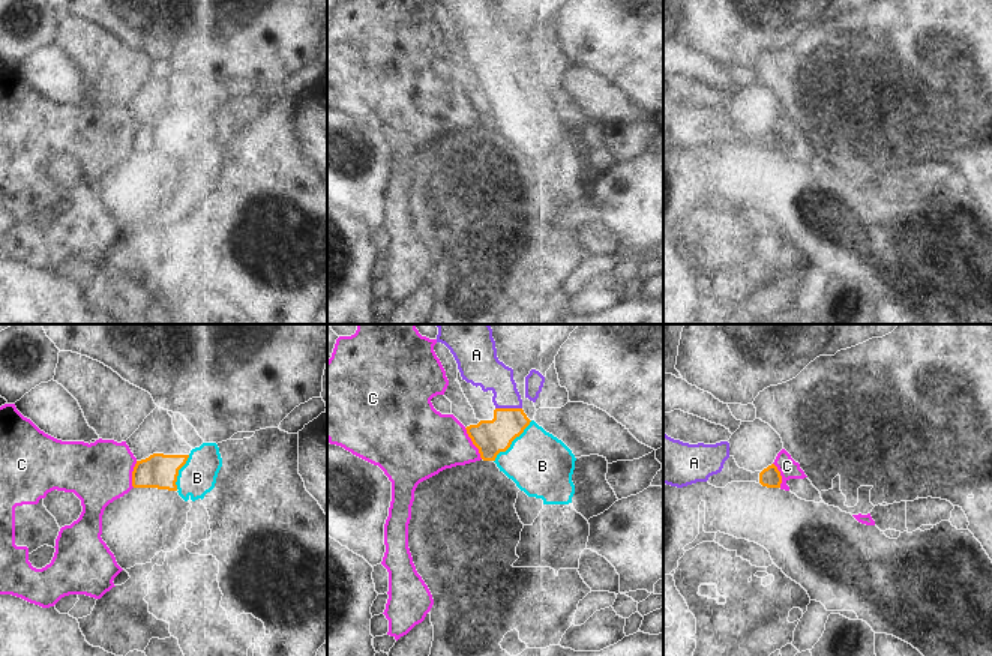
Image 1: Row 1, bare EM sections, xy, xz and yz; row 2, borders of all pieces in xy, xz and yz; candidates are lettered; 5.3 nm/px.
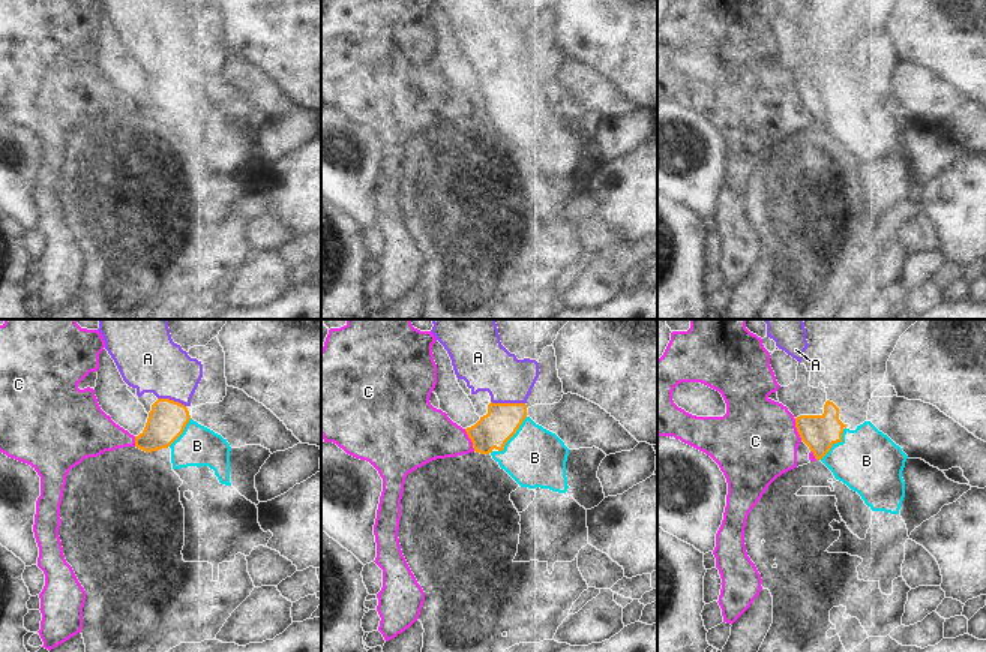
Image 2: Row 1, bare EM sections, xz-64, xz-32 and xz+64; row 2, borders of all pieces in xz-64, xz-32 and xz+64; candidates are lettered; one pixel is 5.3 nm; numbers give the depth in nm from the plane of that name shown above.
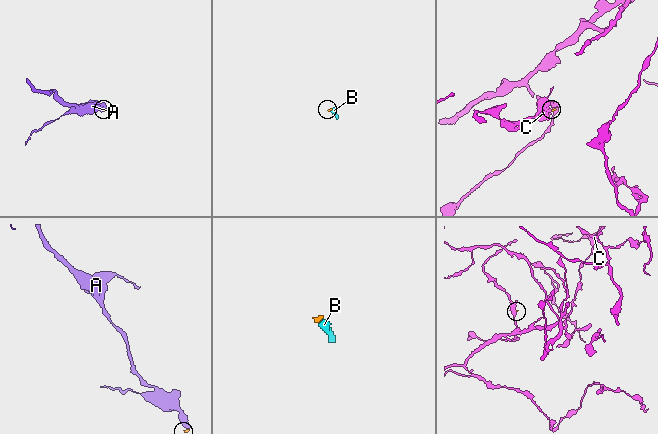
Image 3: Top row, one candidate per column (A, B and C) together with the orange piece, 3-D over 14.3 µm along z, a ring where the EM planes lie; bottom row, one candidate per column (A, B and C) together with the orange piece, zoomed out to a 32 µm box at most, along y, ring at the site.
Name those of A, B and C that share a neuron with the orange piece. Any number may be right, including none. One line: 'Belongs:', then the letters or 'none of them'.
Belongs: A, B

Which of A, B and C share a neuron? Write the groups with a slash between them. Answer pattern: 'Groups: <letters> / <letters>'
Groups: A B / C

